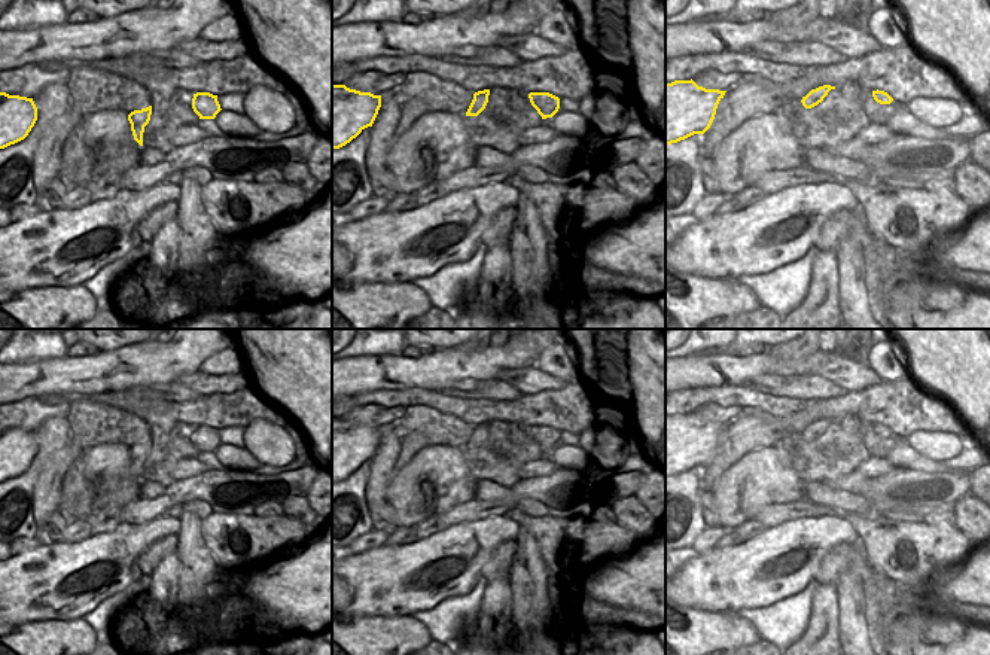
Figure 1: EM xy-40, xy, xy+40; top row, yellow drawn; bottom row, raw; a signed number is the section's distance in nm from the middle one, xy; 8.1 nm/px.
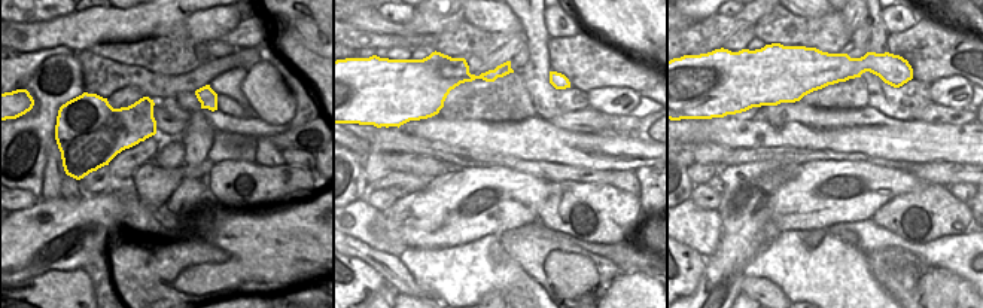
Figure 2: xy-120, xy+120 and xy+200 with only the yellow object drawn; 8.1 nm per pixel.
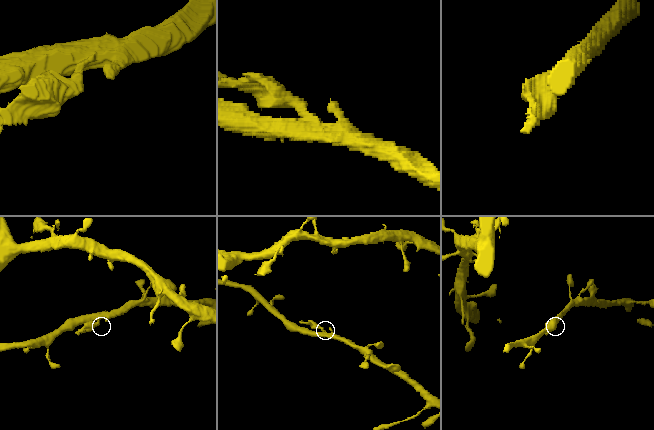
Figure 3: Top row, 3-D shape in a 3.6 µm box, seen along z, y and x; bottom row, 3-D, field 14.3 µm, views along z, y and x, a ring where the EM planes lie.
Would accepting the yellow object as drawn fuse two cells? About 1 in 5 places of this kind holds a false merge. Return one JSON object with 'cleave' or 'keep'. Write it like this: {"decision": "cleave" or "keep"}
{"decision": "keep"}

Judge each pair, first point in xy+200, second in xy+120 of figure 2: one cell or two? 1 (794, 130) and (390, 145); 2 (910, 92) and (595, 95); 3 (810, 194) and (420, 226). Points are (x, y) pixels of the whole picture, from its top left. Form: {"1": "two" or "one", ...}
{"1": "two", "2": "two", "3": "one"}

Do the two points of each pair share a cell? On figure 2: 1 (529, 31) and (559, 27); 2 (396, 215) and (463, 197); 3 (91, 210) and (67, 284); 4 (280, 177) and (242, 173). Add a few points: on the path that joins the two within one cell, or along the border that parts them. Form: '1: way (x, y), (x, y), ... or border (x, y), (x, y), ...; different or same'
1: border (544, 15), (544, 24), (550, 36); different
2: way (413, 215), (441, 215), (447, 212); same
3: border (82, 268), (70, 271), (49, 270), (37, 277); different
4: way (271, 177), (250, 177); same

